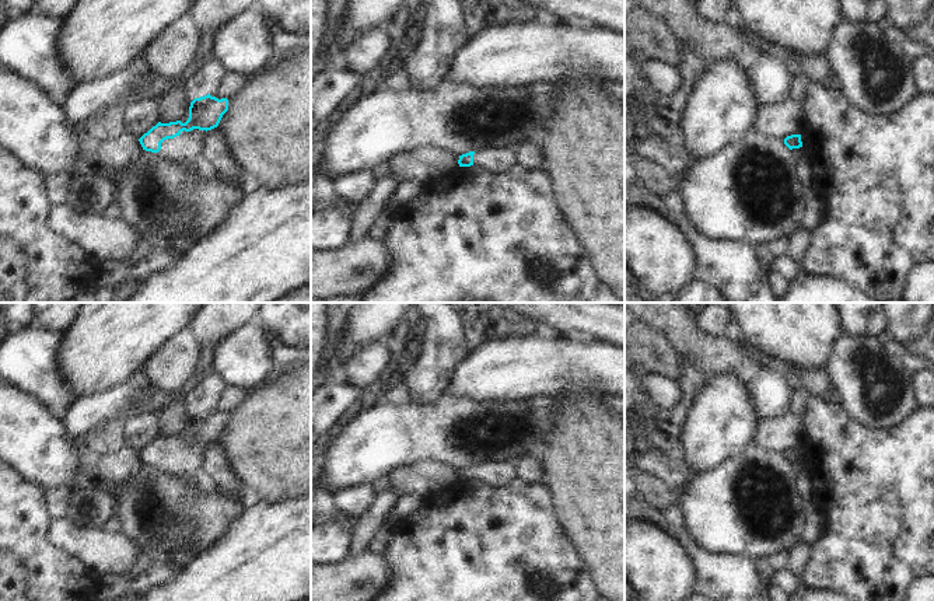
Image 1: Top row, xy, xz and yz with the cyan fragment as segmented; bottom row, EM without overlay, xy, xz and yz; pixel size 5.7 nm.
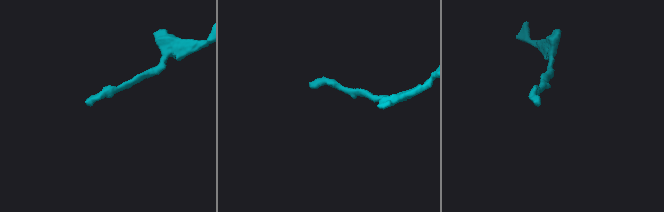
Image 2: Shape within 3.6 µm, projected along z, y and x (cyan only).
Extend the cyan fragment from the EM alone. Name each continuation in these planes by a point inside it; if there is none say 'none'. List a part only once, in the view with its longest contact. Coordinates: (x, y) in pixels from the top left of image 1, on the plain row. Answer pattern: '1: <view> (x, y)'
1: xy (182, 464)

